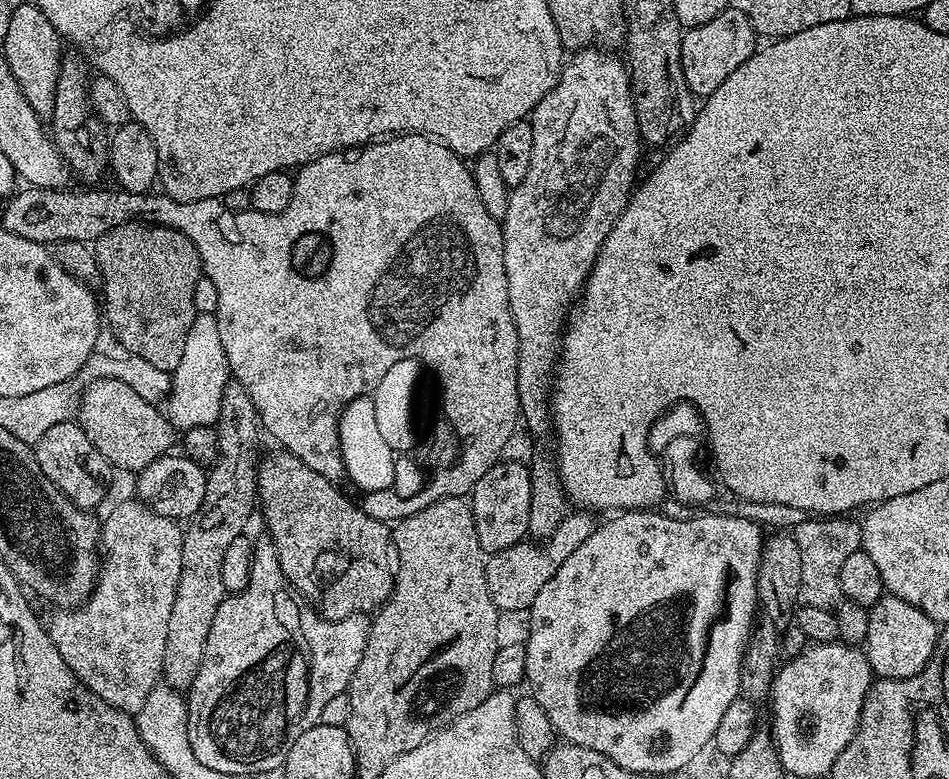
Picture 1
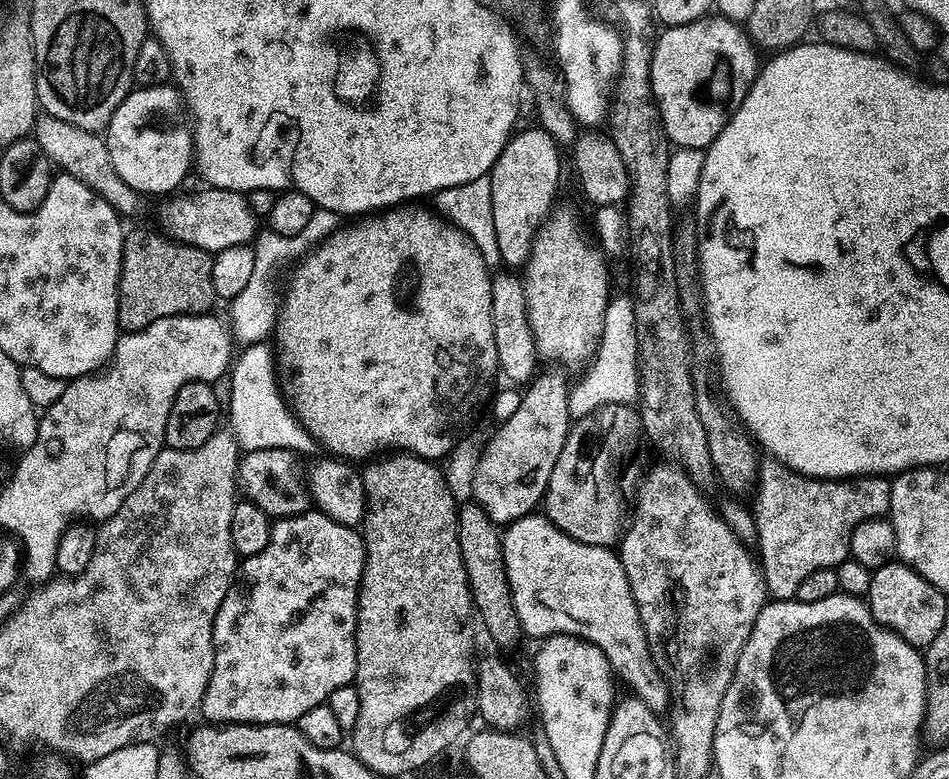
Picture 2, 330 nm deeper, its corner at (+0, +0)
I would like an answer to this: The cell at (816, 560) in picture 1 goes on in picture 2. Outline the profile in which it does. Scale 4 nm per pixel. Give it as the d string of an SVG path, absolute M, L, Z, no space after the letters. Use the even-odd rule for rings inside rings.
M779 462L760 465L758 483L754 489L757 504L754 513L757 524L758 563L764 574L764 586L773 601L793 599L798 585L814 570L836 569L843 560L849 559L850 534L858 522L878 520L888 516L892 485L883 476L857 476L846 480L816 480L802 476Z

